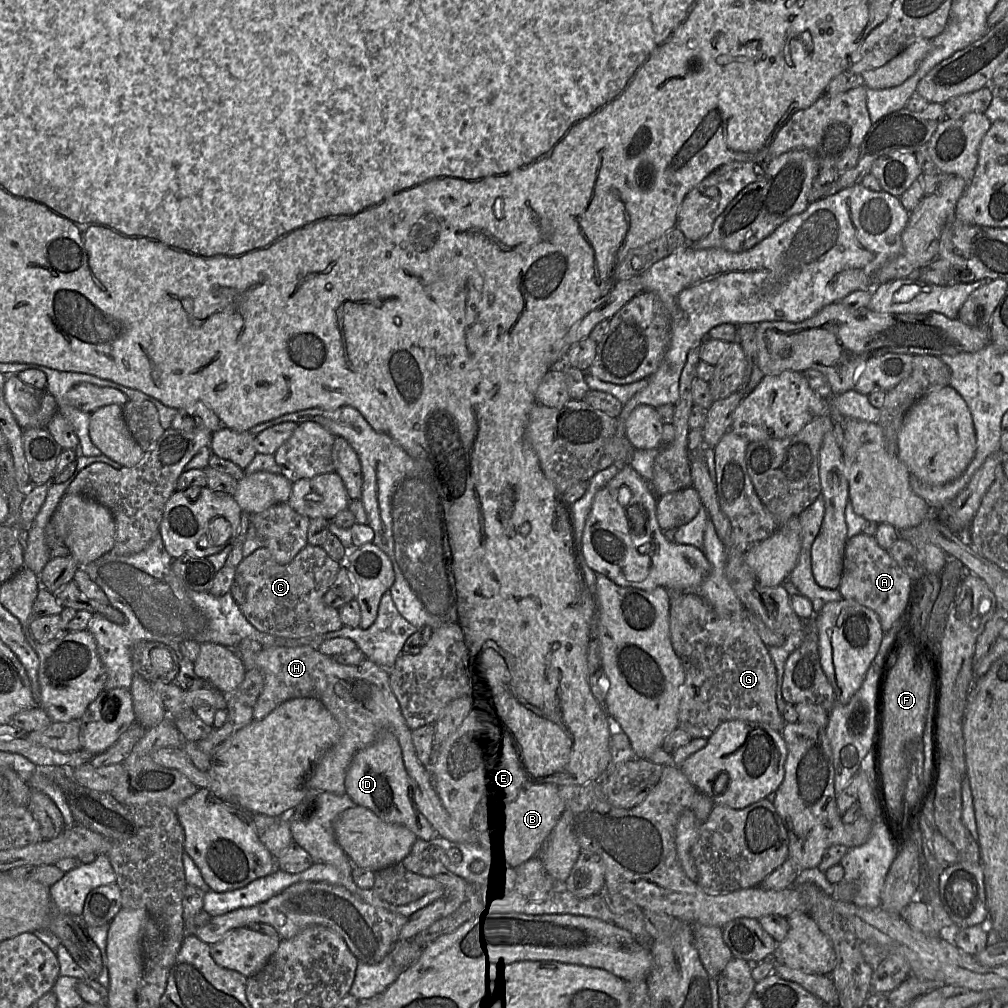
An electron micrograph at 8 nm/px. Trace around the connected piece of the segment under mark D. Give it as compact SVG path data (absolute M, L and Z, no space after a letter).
M383 732L371 745L356 752L347 770L344 784L345 793L357 806L370 809L383 821L404 825L419 839L429 841L438 837L415 803L401 747L392 732Z

